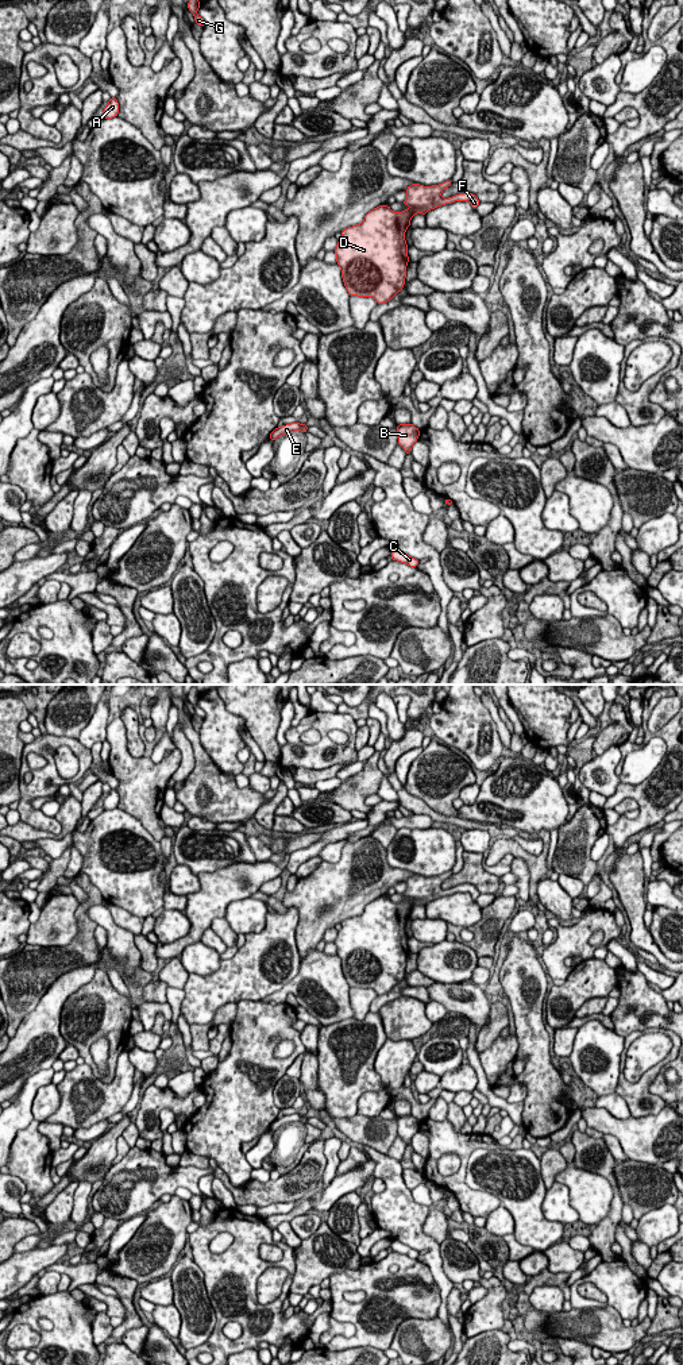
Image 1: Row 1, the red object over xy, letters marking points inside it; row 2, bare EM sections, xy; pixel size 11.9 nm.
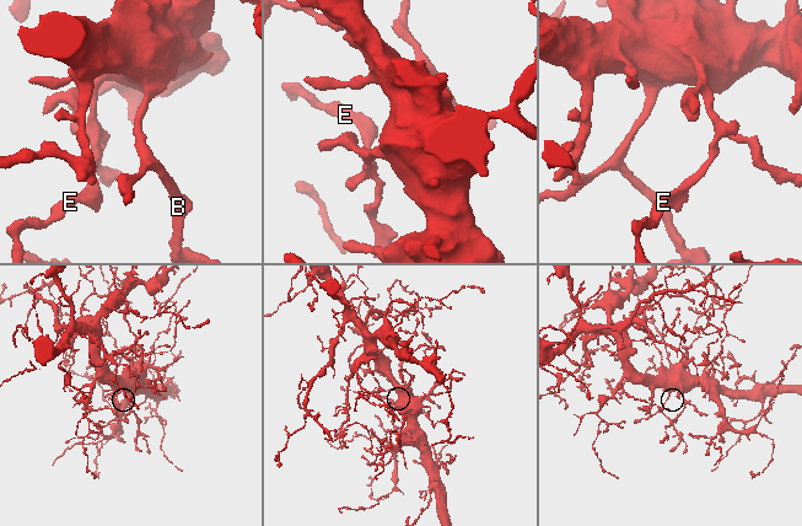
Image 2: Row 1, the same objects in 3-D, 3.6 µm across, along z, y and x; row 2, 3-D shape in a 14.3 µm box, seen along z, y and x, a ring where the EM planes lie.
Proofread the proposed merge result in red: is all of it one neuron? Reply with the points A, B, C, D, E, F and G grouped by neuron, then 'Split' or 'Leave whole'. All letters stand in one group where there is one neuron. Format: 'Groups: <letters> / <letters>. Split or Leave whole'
Groups: A B C D E F G. Leave whole

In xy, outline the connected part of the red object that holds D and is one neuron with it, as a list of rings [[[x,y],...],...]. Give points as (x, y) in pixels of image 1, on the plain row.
[[[452,871],[432,878],[413,874],[402,894],[408,901],[394,903],[389,896],[379,896],[360,915],[342,922],[333,942],[350,987],[373,988],[377,995],[386,995],[402,982],[409,953],[405,924],[413,906],[427,906],[455,892],[468,892],[474,901],[481,895],[467,883],[443,890],[443,882],[451,875]]]

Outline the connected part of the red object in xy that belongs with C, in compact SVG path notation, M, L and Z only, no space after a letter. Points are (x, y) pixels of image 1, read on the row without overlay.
M393 1239L390 1248L391 1248L391 1252L397 1252L397 1253L405 1254L405 1256L408 1256L410 1258L417 1258L418 1254L420 1254L420 1252L409 1248L408 1245L404 1245L398 1239Z

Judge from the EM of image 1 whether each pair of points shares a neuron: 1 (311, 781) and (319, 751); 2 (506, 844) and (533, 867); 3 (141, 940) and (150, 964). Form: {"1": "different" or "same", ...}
{"1": "different", "2": "same", "3": "same"}

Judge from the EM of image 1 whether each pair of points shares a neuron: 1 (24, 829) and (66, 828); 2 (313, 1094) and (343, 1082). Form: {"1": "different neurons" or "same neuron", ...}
{"1": "same neuron", "2": "different neurons"}

